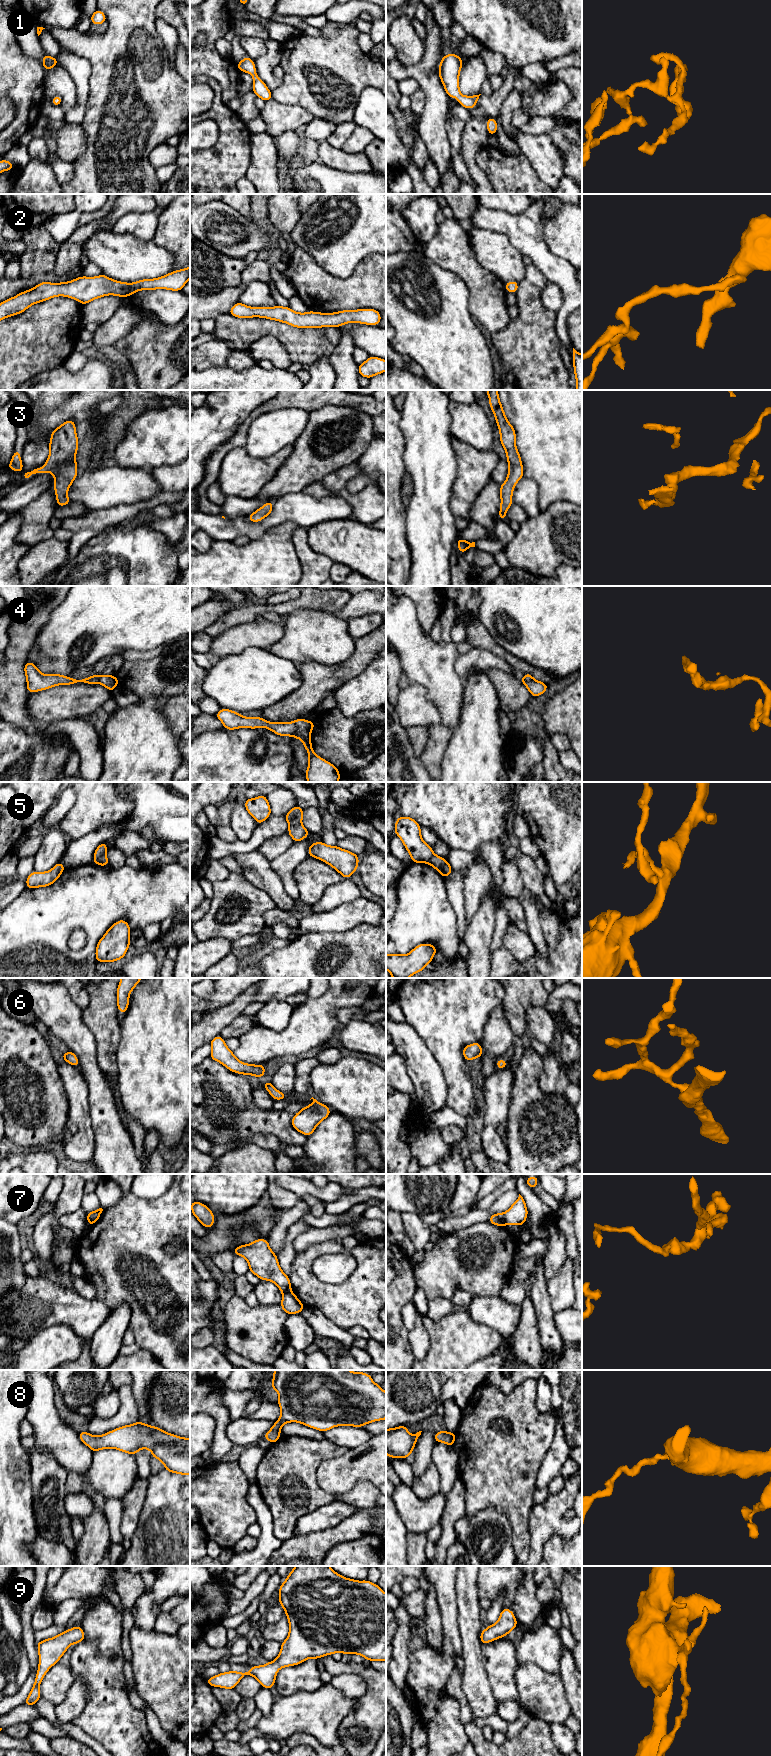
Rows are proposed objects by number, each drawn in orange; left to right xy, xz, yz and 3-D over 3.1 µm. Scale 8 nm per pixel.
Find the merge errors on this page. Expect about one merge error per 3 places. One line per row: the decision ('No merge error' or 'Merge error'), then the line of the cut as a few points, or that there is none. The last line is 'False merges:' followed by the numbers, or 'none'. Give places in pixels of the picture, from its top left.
1: No merge error. No split
2: No merge error. No split
3: No merge error. No split
4: Merge error. Split along xz (294, 721), (295, 730), (290, 735)
5: Merge error. Split along xy (105, 854), (94, 858)
6: No merge error. No split
7: Merge error. Split along yz (503, 1213), (505, 1224)
8: No merge error. No split
9: No merge error. No split
False merges: 4, 5, 7

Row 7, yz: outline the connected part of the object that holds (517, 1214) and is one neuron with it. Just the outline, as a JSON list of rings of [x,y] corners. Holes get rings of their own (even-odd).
[[[519,1194],[518,1199],[504,1213],[505,1225],[522,1226],[528,1215],[528,1210],[524,1198]]]

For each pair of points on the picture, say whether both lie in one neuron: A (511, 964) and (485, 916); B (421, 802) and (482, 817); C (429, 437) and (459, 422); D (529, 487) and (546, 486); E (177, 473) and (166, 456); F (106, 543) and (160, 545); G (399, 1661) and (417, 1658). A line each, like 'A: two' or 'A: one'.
A: two
B: one
C: two
D: two
E: two
F: one
G: two

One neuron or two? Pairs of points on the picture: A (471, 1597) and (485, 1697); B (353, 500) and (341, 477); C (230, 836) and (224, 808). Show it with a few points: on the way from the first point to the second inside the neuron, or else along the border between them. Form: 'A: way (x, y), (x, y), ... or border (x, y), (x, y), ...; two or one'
A: way (471, 1622), (474, 1672); one
B: way (347, 495), (341, 489), (341, 483); one
C: way (224, 829), (224, 815); one

